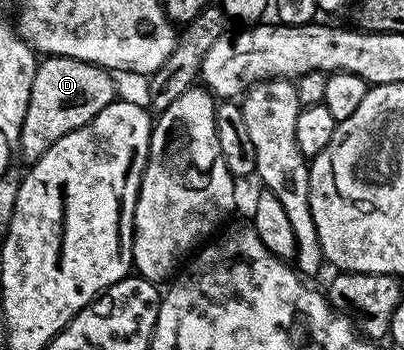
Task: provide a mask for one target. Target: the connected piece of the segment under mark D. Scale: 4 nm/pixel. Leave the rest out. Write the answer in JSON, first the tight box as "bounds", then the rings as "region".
{"bounds":[20,55,116,165],"region":[[[52,55],[38,62],[31,85],[31,98],[20,132],[21,161],[34,165],[63,135],[85,126],[103,109],[116,100],[114,77],[100,65],[83,60]]]}

